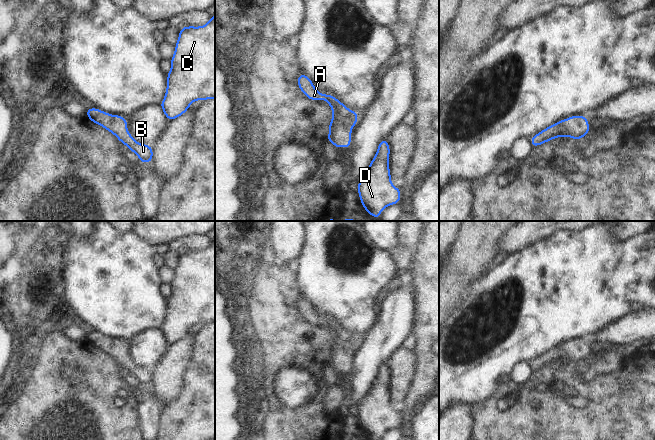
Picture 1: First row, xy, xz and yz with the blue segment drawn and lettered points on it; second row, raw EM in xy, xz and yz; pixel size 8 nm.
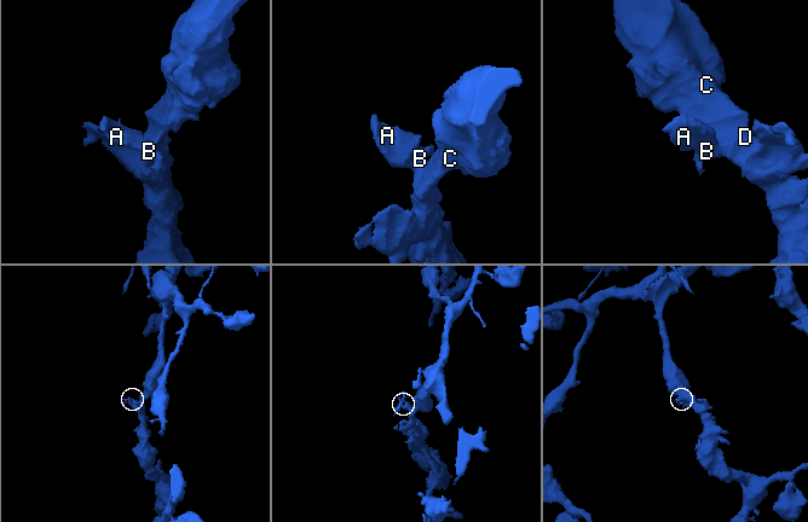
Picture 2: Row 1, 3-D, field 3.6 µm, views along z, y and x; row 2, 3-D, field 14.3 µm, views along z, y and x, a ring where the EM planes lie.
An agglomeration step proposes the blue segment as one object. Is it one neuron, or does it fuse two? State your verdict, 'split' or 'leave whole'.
leave whole

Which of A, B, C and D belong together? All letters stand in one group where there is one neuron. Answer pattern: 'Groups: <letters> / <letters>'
Groups: A B C D.

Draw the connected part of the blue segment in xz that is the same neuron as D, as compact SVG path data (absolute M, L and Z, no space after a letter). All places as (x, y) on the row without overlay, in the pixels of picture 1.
M382 363L368 393L357 408L360 426L371 440L380 440L385 431L398 428L401 424L401 413L391 407L389 380L389 366Z

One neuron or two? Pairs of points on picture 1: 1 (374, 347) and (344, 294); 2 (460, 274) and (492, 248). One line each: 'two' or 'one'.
1: two
2: one

